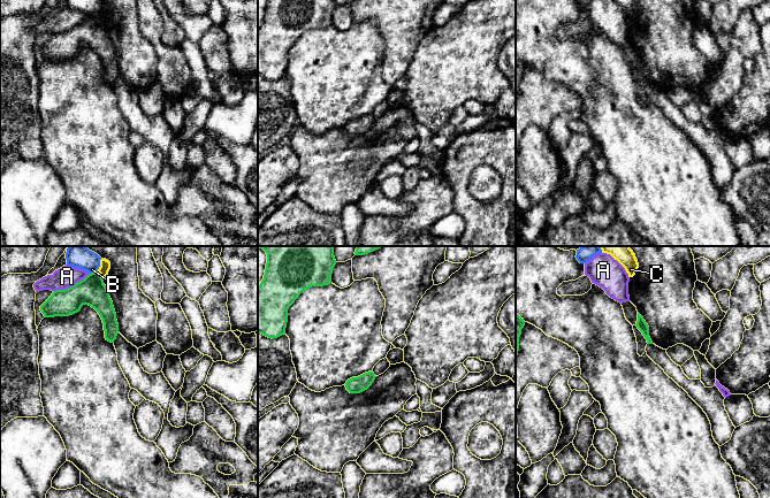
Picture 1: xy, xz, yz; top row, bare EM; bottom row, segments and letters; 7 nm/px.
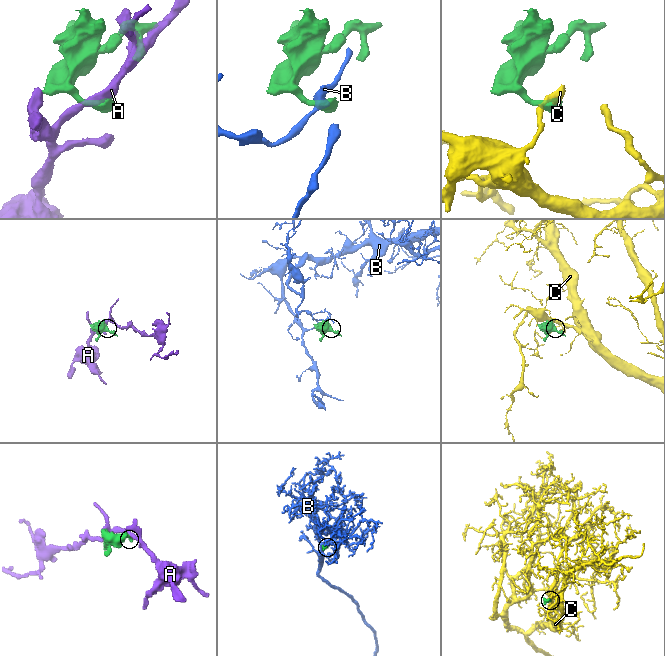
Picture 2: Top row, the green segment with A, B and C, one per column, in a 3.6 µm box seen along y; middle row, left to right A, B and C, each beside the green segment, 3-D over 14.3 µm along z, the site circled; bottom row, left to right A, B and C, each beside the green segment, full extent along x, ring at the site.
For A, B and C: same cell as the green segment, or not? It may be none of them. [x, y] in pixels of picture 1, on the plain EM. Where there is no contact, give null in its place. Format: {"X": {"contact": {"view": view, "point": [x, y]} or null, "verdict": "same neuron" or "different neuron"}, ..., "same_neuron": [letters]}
{"A": {"contact": {"view": "xy", "point": [70, 29]}, "verdict": "different neuron"}, "B": {"contact": {"view": "xy", "point": [92, 15]}, "verdict": "different neuron"}, "C": {"contact": {"view": "xy", "point": [99, 16]}, "verdict": "different neuron"}, "same_neuron": []}

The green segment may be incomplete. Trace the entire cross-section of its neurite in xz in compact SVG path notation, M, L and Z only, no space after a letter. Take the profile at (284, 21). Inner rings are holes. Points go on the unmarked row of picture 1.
M267 0L264 22L258 29L258 76L277 81L285 76L288 52L302 35L331 25L335 0Z

